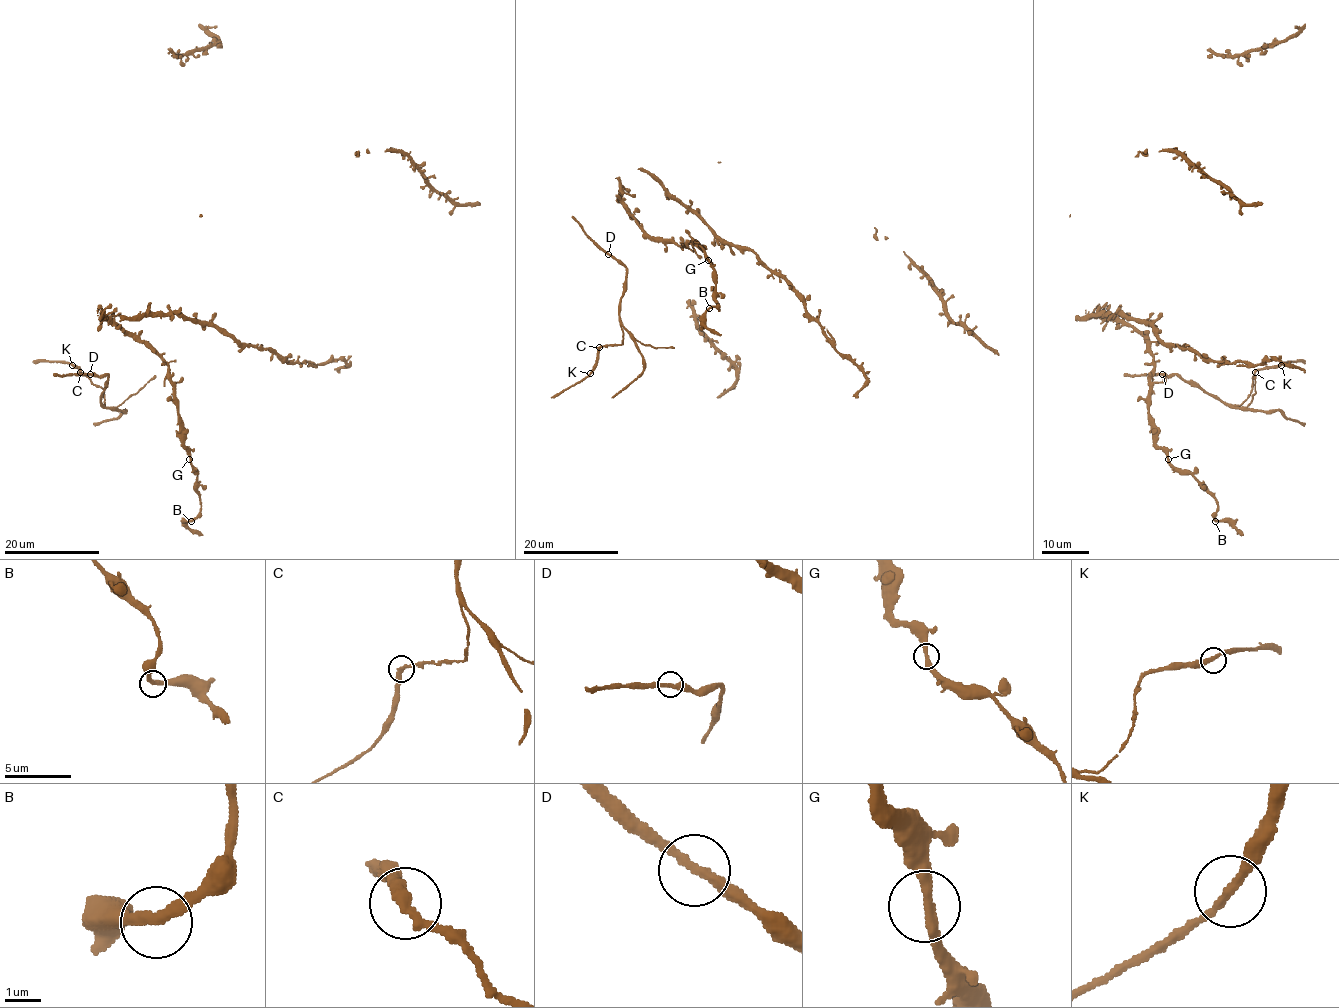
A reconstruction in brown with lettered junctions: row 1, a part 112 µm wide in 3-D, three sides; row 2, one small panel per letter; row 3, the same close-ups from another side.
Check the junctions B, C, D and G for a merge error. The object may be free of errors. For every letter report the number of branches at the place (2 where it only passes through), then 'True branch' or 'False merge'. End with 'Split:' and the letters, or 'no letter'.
B: Branches: 2. True branch
C: Branches: 2. False merge
D: Branches: 2. True branch
G: Branches: 2. True branch
Split: C

